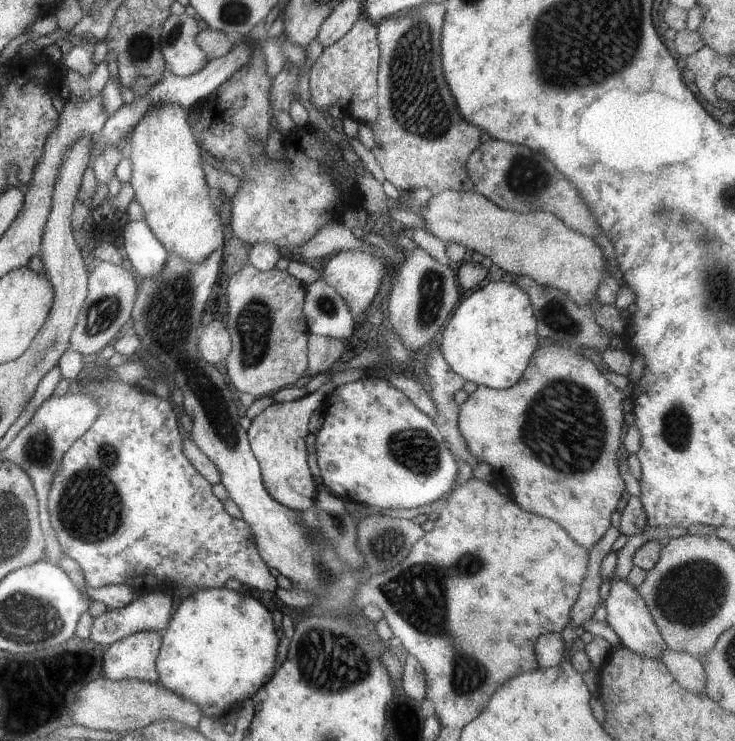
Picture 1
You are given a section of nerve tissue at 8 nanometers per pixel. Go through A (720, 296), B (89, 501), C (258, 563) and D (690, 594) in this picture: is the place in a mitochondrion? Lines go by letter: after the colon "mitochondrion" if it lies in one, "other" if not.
A: mitochondrion
B: mitochondrion
C: other
D: mitochondrion

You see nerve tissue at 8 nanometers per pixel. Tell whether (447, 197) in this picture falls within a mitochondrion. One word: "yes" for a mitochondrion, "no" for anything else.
no

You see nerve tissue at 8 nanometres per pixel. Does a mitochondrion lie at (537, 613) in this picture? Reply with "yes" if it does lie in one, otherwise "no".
no

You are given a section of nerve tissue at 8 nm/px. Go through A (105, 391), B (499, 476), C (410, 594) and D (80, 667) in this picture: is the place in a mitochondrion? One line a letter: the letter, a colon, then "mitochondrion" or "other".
A: other
B: other
C: mitochondrion
D: other

